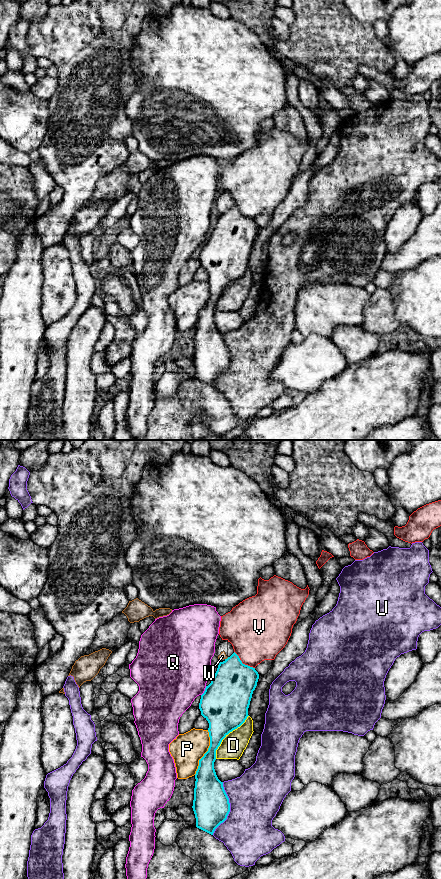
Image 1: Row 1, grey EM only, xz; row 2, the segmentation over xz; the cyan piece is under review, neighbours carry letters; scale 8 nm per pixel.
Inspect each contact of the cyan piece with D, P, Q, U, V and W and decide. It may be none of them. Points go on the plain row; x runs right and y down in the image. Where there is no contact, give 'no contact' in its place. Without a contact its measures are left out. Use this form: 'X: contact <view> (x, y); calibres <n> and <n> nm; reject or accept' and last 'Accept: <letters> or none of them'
D: contact xz (227, 286); calibres 380 and 190 nm; reject
P: contact xz (206, 304); calibres 190 and 260 nm; reject
Q: contact xz (204, 243); calibres 380 and 460 nm; reject
U: contact xz (229, 360); calibres 300 and 420 nm; reject
V: contact xz (242, 215); calibres 360 and 400 nm; reject
W: contact xz (227, 210); calibres 340 and 50 nm; reject
Accept: none of them

